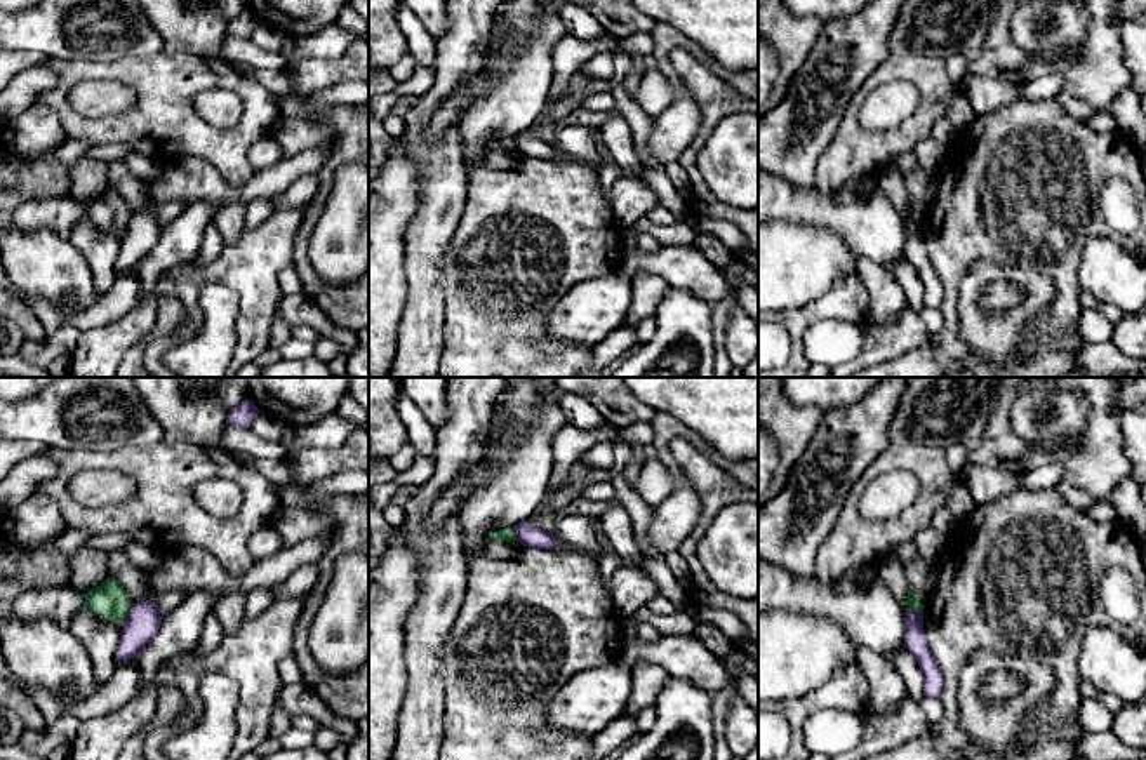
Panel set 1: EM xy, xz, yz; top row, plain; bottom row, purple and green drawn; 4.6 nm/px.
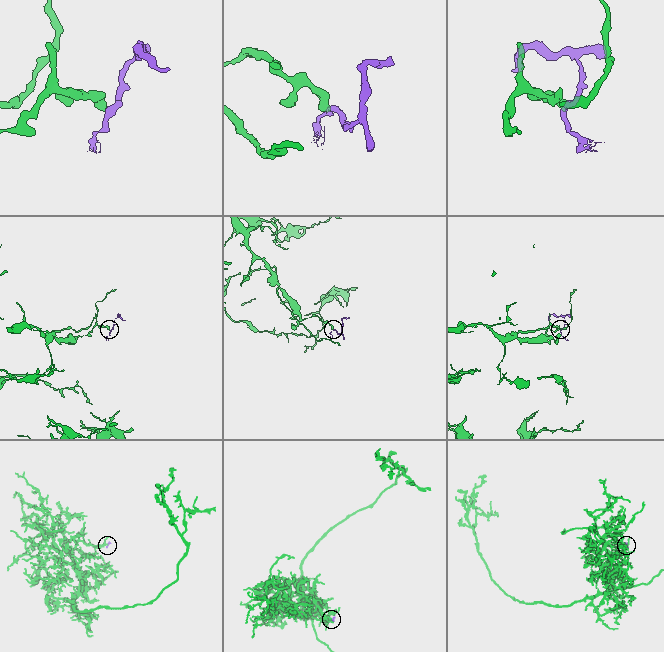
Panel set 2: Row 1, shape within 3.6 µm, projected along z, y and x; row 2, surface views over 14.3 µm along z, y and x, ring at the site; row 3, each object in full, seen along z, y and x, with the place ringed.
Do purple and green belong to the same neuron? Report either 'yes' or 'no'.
no

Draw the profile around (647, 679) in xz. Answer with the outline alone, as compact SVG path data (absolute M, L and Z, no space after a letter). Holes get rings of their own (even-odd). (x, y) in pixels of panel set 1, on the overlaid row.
M636 664L633 668L633 690L624 715L636 717L642 710L654 706L659 690L670 680L664 668L656 664Z

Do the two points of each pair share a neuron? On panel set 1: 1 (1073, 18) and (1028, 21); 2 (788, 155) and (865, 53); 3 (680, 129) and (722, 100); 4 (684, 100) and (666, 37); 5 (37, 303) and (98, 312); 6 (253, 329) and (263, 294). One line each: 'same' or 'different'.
1: same
2: same
3: different
4: same
5: same
6: same

